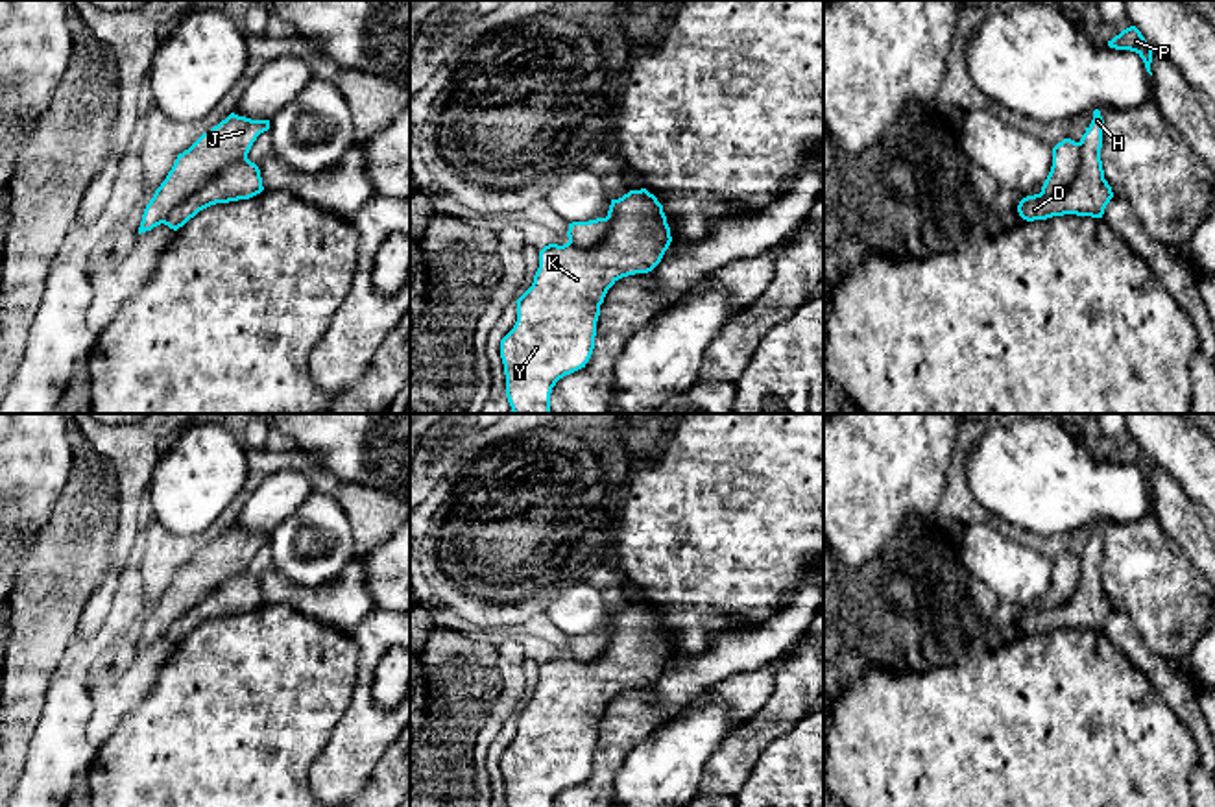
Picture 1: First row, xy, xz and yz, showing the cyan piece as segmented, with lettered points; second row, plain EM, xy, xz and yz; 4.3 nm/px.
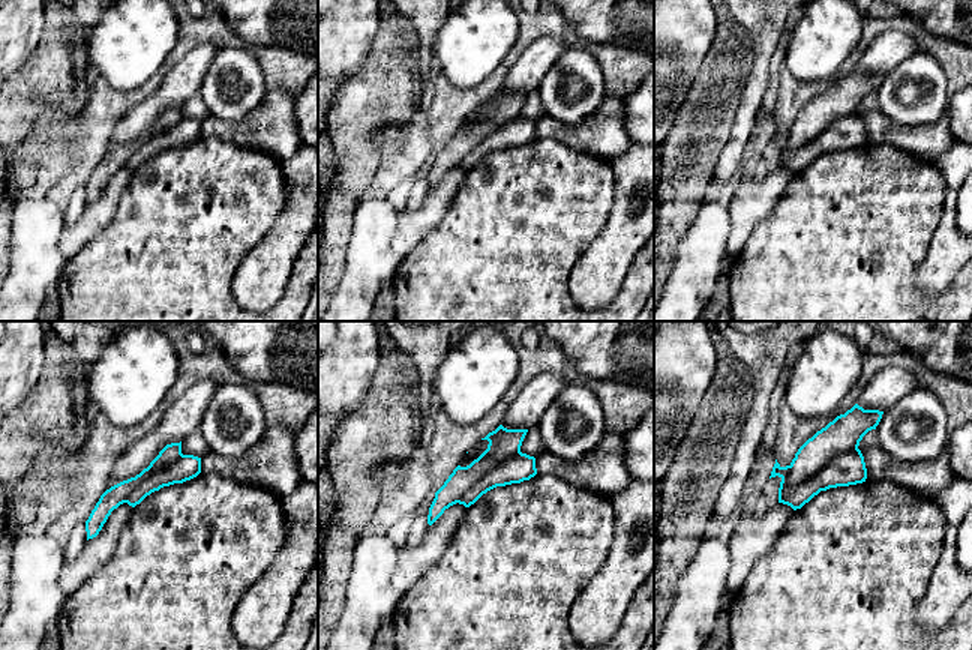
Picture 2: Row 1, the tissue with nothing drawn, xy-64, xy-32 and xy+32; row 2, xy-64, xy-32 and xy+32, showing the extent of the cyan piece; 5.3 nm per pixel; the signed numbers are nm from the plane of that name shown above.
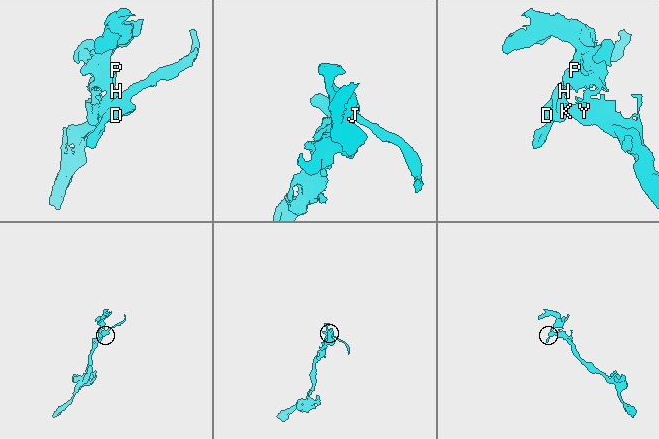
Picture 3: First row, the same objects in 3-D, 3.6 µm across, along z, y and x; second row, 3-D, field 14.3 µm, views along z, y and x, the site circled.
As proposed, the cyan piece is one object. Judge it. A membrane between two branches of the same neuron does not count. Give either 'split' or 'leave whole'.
split

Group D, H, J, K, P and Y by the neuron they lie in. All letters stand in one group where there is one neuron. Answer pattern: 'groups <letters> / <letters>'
groups D H K P Y / J

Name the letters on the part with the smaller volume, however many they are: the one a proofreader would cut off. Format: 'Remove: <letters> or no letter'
Remove: J

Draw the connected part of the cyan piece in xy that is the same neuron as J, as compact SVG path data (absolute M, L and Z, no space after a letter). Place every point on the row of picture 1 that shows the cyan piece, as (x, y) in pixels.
M231 113L177 155L166 179L144 209L138 235L164 223L168 212L212 179L220 170L247 157L270 120L251 120Z

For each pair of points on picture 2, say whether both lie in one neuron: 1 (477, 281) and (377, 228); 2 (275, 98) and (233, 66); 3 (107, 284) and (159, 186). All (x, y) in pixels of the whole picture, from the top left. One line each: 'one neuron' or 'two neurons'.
1: two neurons
2: two neurons
3: one neuron

